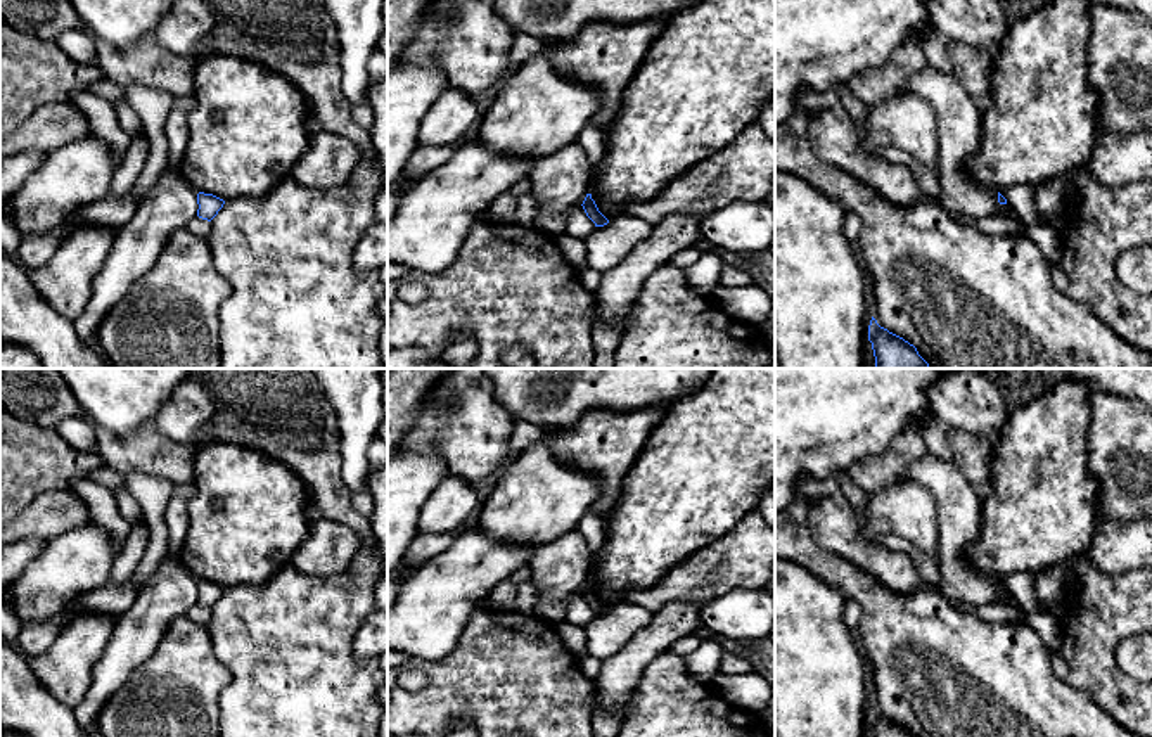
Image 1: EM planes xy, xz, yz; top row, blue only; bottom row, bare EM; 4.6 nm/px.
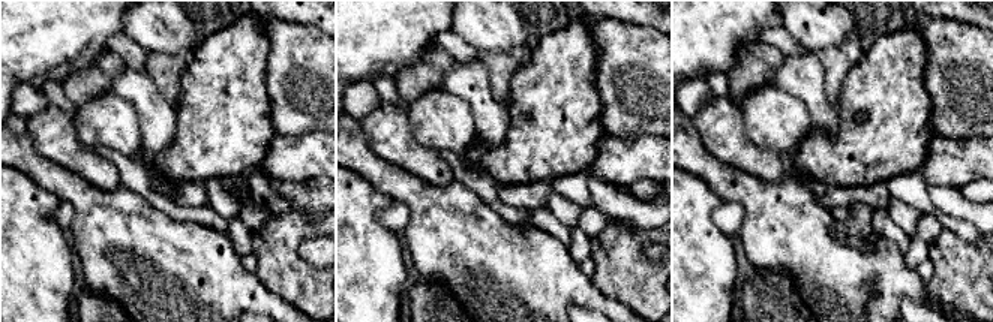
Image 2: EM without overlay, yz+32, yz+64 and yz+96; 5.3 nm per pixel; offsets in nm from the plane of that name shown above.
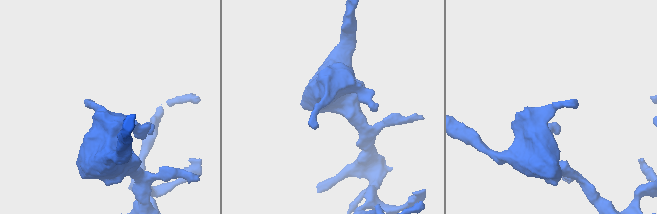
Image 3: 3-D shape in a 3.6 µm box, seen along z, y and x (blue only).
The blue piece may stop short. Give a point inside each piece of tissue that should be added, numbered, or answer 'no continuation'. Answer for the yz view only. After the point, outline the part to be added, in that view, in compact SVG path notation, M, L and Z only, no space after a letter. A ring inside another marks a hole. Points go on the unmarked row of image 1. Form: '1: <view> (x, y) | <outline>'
no continuation

